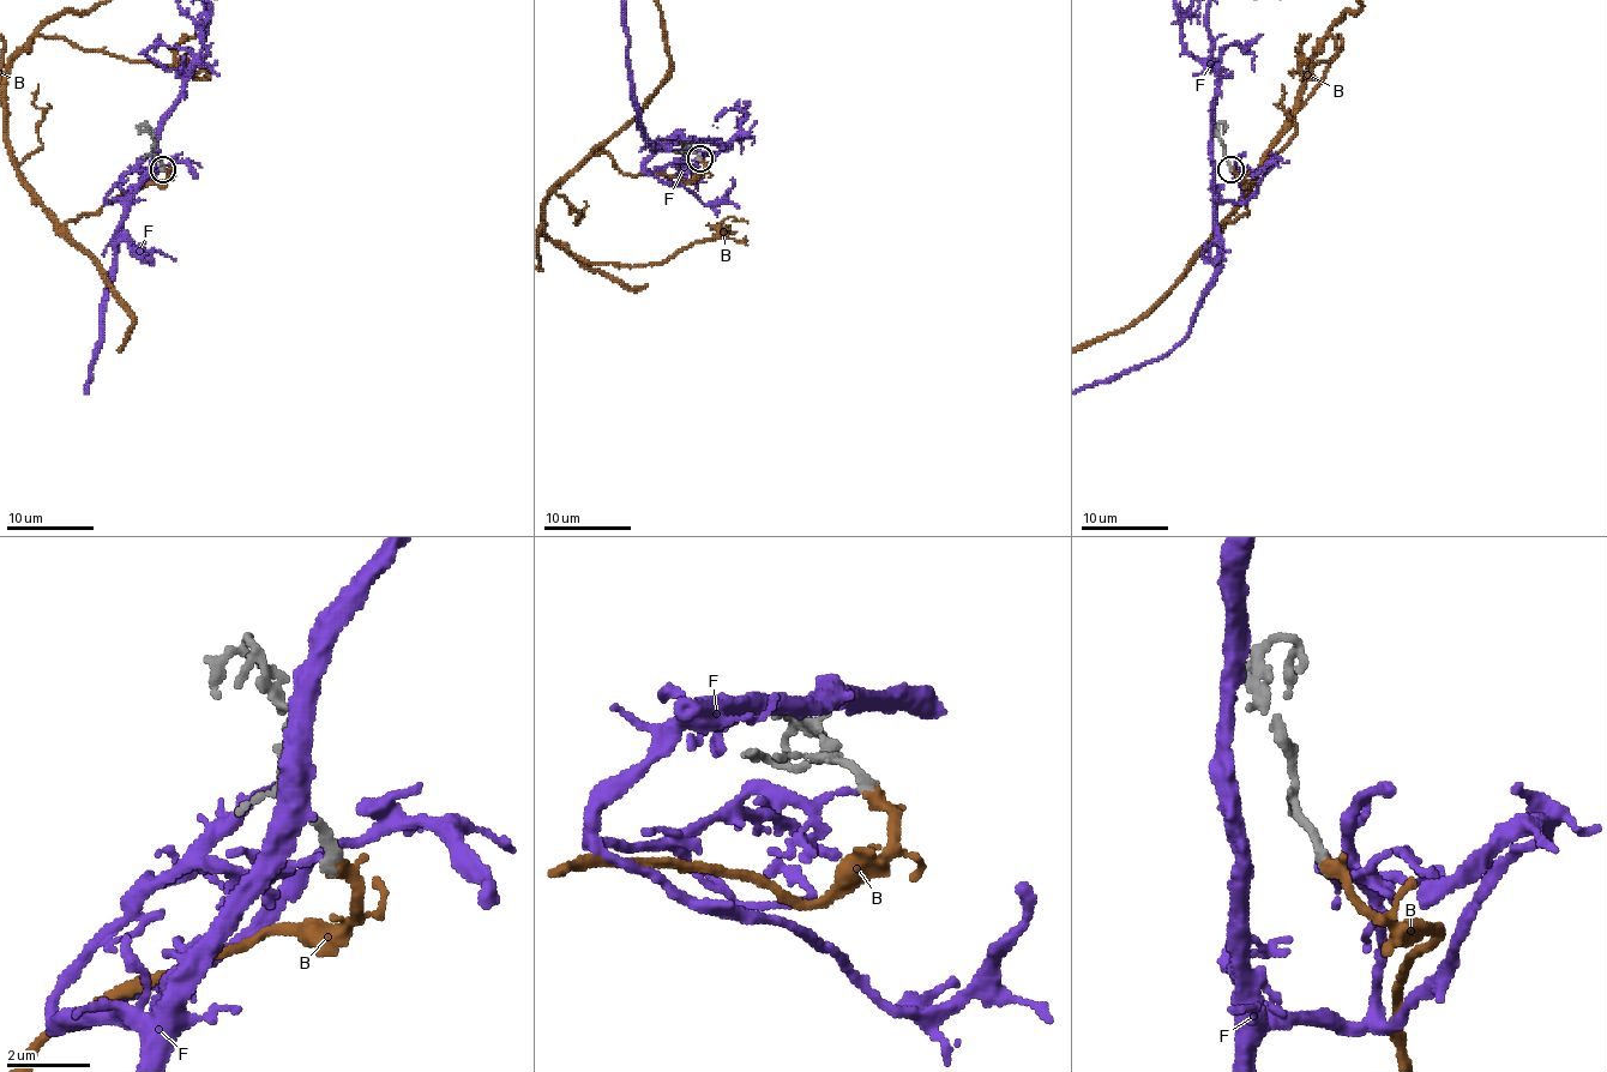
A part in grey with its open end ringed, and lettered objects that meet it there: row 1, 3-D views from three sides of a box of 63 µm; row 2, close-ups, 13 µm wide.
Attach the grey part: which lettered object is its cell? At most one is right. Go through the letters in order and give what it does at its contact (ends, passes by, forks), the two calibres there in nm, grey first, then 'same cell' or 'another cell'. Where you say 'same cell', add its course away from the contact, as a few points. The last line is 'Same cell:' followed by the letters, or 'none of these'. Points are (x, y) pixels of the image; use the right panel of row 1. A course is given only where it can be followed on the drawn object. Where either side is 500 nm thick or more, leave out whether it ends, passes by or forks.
B: it ends; calibres 300 and 320 nm; same cell
F: it ends; calibres 300 and 160 nm; another cell
Same cell: B

